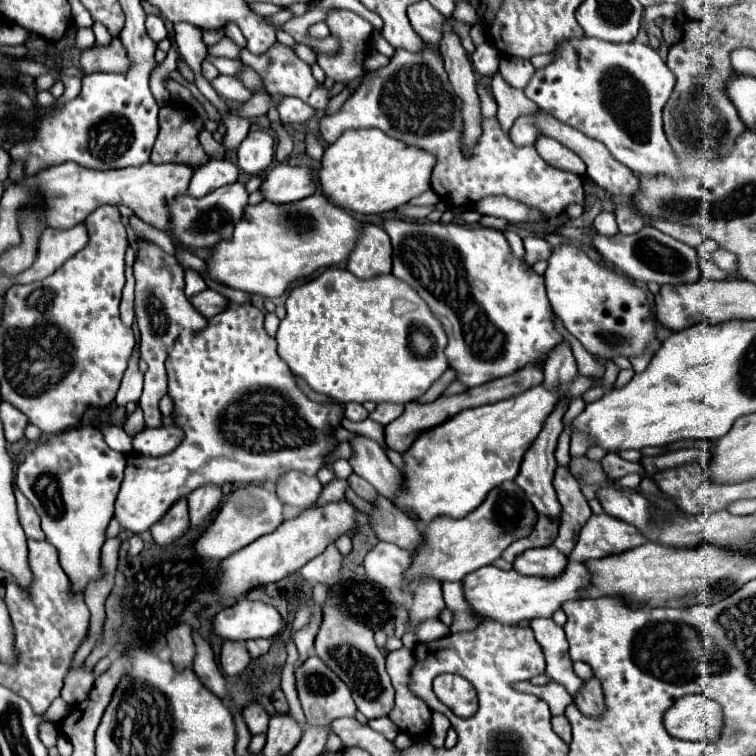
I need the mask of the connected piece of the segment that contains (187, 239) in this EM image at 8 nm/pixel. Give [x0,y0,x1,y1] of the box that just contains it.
[168,181,248,249]

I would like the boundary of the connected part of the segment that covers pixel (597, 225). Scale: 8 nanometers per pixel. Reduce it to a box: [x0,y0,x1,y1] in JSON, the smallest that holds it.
[594,211,618,235]

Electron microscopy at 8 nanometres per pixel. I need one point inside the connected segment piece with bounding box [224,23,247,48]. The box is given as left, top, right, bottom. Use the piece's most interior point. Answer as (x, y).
(232, 31)

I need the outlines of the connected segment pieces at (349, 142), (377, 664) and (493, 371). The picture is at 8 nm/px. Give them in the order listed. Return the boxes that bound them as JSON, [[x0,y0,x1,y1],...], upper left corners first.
[[318,129,436,215],[316,607,394,719],[384,219,558,387]]

